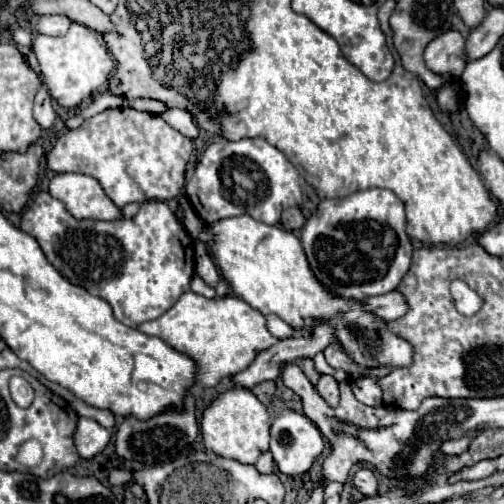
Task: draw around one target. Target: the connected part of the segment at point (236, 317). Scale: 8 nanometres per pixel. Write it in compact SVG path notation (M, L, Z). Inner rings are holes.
M191 290L181 294L181 298L161 318L143 322L139 330L159 336L175 350L193 356L199 362L197 384L201 386L215 386L221 378L247 370L259 352L277 342L267 328L265 316L259 310L253 310L239 296L205 298Z

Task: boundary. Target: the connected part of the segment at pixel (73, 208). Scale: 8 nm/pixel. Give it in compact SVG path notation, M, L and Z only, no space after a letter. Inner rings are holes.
M57 174L49 184L51 196L59 198L67 210L83 220L121 220L123 210L113 204L101 184L87 174Z

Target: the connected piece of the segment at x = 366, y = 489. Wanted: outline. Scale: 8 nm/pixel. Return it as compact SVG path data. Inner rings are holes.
M361 468L355 472L353 476L353 486L363 494L363 496L373 496L377 492L377 478L373 474L373 470L369 468Z

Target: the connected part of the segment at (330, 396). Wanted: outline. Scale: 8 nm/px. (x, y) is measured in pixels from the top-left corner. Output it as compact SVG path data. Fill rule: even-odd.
M323 374L323 376L319 378L319 382L317 382L315 388L317 388L319 396L321 396L329 406L337 406L337 404L339 404L339 384L337 384L337 380L335 380L333 376Z

